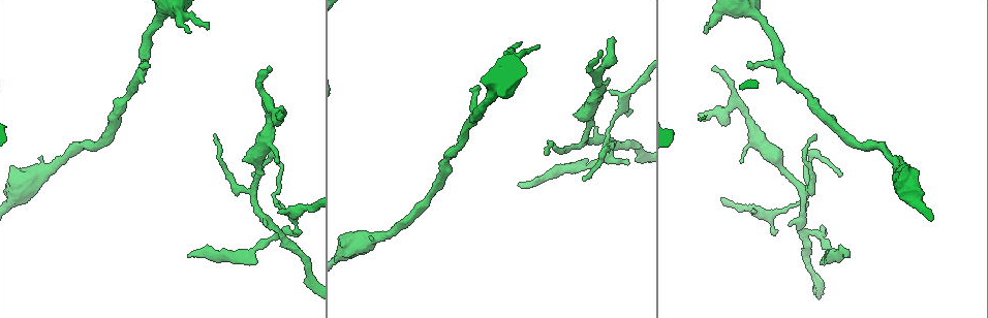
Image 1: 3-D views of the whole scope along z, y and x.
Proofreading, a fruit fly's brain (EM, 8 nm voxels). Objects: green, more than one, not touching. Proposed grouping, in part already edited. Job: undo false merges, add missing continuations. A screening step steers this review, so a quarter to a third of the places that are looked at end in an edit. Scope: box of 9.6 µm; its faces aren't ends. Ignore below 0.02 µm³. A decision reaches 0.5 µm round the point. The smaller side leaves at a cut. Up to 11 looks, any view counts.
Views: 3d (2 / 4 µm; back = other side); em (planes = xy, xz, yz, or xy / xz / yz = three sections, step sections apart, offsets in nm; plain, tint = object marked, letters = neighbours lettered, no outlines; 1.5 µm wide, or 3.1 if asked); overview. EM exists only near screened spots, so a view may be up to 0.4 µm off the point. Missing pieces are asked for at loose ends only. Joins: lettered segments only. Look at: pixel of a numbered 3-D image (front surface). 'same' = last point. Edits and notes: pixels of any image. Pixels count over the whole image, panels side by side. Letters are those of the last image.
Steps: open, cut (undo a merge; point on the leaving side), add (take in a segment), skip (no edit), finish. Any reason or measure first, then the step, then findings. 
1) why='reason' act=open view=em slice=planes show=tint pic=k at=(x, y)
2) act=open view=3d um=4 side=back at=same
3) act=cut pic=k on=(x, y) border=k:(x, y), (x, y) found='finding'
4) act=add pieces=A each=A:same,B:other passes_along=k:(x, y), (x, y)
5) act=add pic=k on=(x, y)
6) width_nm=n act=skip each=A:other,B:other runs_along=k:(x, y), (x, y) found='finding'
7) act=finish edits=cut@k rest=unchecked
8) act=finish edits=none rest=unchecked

why='tapers out' act=open view=em slice=planes show=letters pic=1 at=(839, 176)

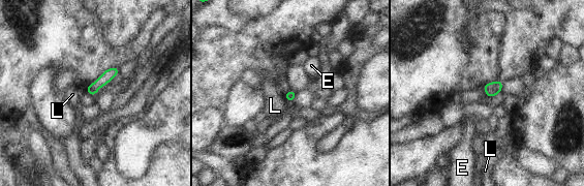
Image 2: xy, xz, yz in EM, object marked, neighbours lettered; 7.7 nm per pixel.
act=skip each=E:other,L:other runs_along=2:(115, 69), (92, 89), (89, 89) found='no lettered segment goes on from it'

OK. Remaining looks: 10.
why='long arm stops here' act=open view=3d um=4 pic=1 at=(518, 186)

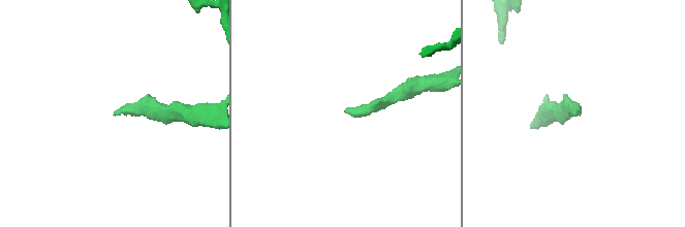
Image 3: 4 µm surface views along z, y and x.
act=open view=em slice=yz step=8 show=letters pic=3 at=(345, 111)

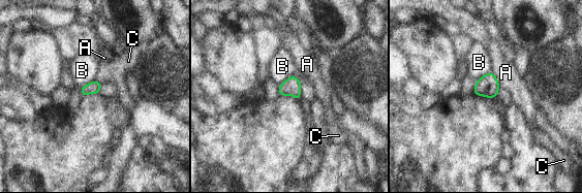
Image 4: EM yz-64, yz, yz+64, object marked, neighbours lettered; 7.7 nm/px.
act=open view=em slice=planes show=letters at=same

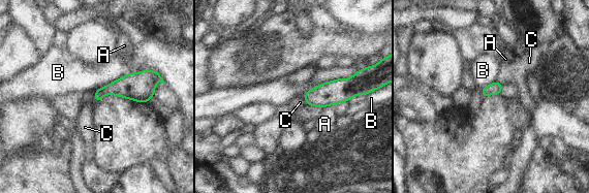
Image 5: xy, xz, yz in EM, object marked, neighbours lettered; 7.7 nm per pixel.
longest_contact=B:550nm act=skip each=A:other,B:other,C:other found='no lettered segment goes on from it'

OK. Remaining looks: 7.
why='tapers out' act=open view=em slice=planes show=letters pic=1 at=(546, 154)

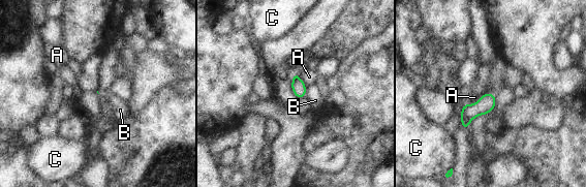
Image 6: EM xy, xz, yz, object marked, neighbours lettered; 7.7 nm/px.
act=skip each=A:other,B:other,C:other border=6:(306, 86), (306, 94), (304, 96) found='no lettered segment goes on from it'

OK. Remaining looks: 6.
why='an open end' act=open view=3d um=2 side=back pic=1 at=(705, 32)

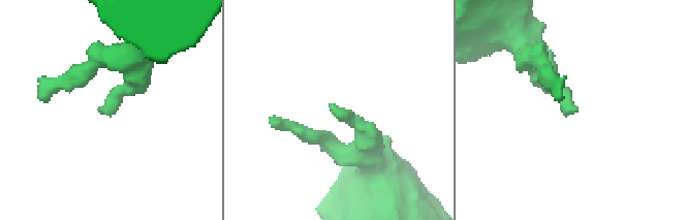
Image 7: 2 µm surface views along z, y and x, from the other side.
act=open view=em slice=planes show=letters pic=7 at=(335, 107)

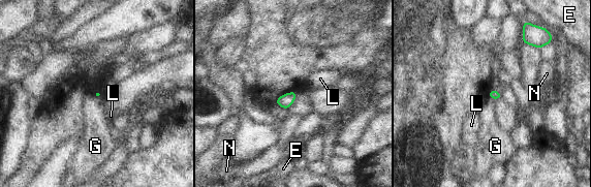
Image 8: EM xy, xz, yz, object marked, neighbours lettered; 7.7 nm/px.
act=add pieces=G each=E:other,G:same,L:other,N:other found='the neuron continues'

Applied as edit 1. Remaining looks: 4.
act=finish edits=add@8 rest=unchecked

